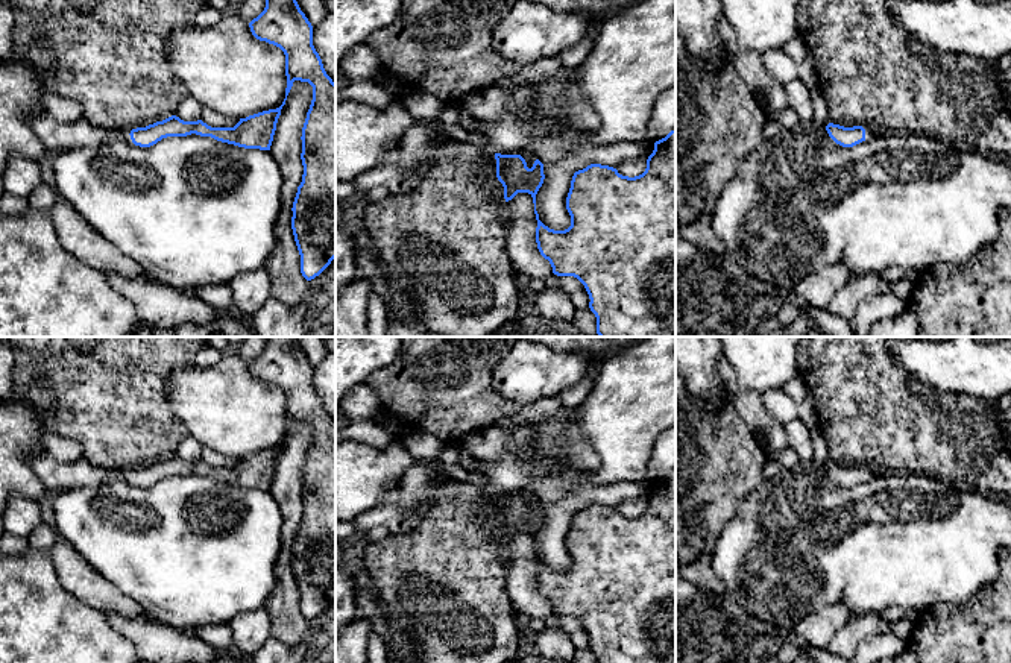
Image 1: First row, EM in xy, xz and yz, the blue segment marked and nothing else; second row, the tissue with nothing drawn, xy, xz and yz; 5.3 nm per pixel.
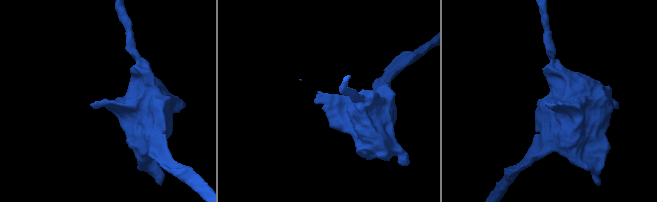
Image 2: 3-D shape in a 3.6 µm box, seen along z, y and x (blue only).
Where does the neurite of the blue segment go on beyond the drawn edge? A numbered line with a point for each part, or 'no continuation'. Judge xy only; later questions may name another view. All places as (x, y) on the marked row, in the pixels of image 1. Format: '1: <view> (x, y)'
1: xy (56, 137)

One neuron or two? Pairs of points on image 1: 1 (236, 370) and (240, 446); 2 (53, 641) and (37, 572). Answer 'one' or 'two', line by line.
1: one
2: one

